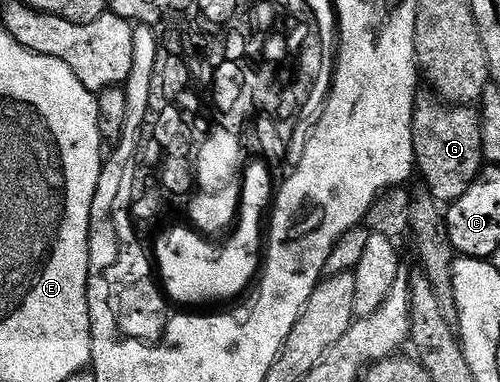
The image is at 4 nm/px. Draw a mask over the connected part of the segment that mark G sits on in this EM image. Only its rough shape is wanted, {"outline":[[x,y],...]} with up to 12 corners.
{"outline":[[419,101],[414,161],[439,204],[484,165],[480,114]]}

